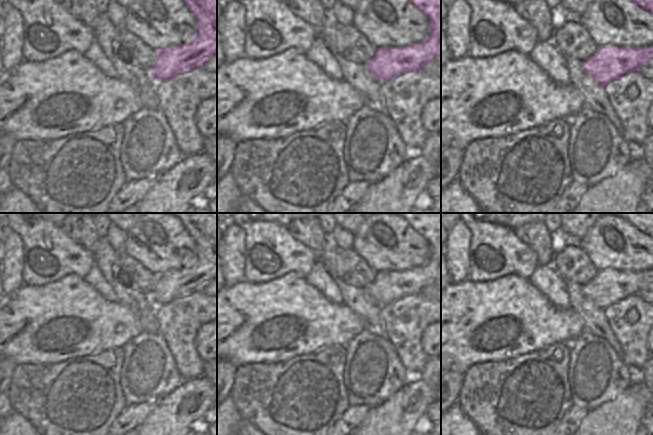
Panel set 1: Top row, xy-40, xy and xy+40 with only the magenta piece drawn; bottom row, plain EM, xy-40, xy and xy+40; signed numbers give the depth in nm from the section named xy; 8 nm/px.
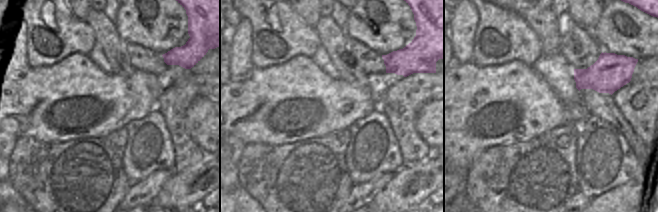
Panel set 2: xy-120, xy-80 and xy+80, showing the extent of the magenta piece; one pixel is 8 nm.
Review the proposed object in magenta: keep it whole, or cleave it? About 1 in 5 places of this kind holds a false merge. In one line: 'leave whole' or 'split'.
leave whole

